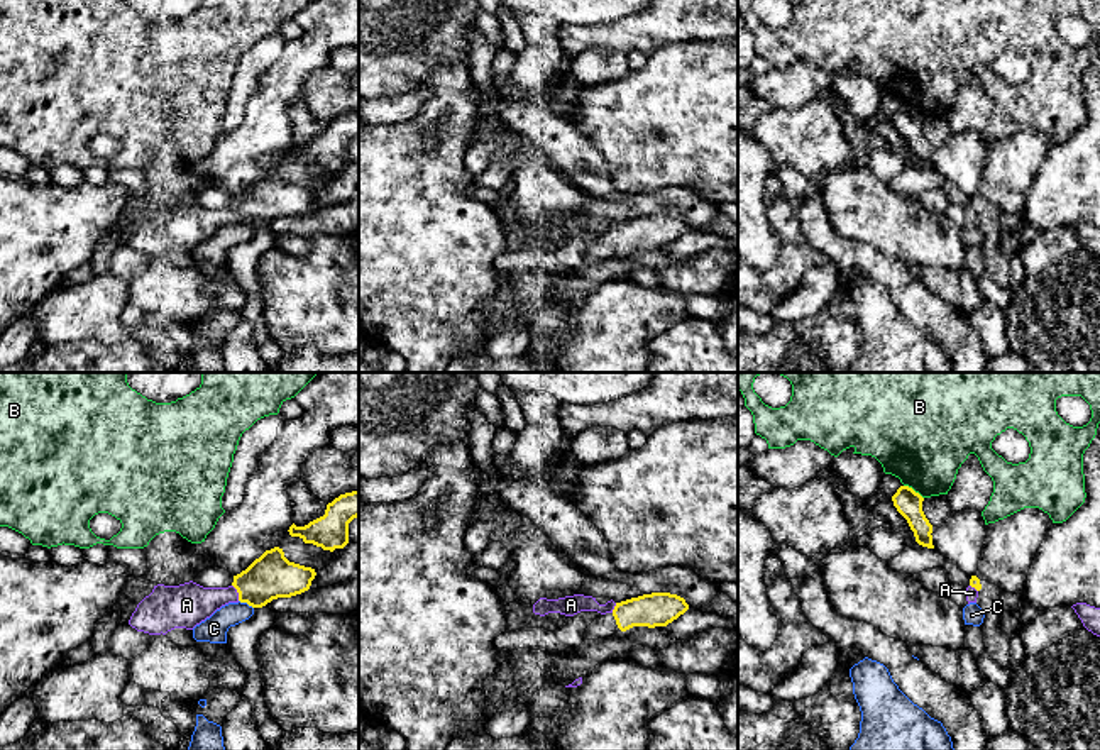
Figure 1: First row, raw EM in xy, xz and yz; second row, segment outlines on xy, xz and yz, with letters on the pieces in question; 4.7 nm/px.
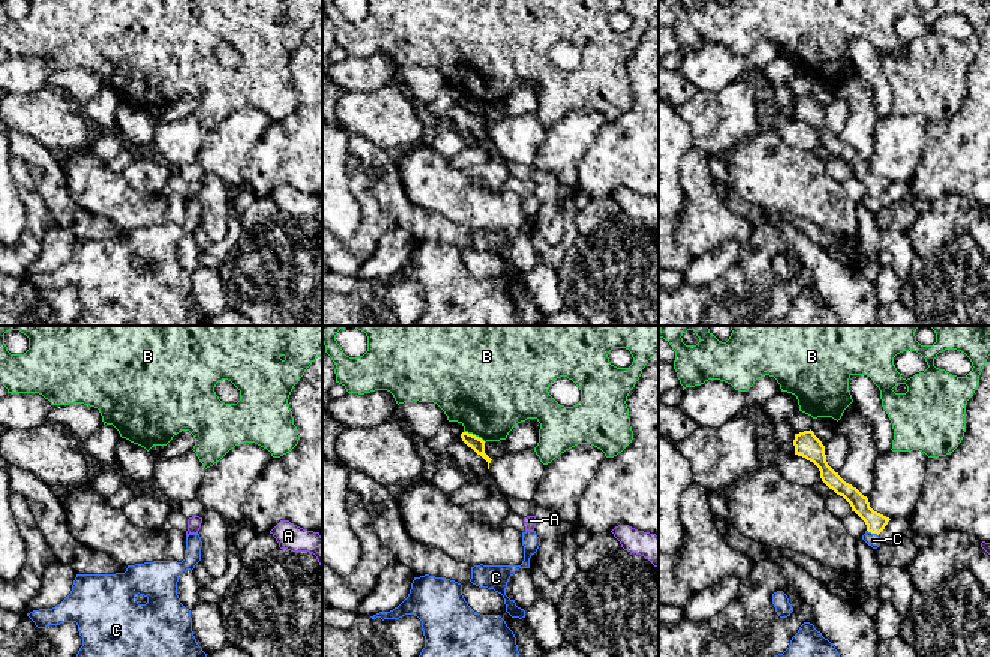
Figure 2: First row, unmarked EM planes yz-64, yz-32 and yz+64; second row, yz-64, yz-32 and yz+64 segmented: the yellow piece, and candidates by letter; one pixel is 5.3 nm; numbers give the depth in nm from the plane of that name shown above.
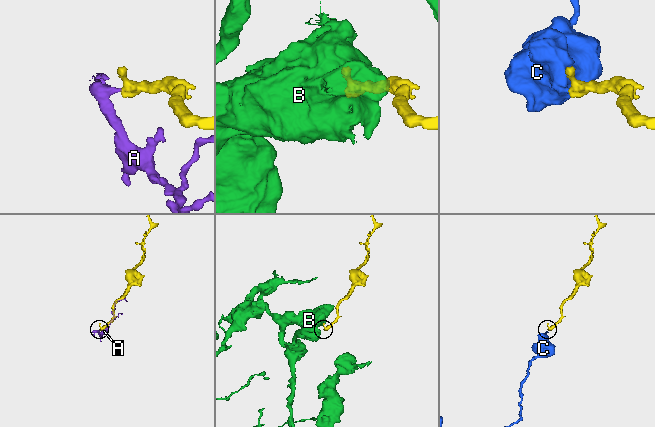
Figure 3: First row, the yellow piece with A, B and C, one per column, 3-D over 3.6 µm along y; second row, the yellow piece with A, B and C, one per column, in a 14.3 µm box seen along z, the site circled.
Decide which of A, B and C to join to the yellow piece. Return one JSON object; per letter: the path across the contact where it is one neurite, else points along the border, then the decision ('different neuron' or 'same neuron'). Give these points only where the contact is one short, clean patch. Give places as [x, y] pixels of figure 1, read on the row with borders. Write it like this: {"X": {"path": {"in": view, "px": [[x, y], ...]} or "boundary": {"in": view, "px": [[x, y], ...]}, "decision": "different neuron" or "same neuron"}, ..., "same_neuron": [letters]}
{"A": {"boundary": {"in": "xy", "px": [[232, 584], [239, 600]]}, "decision": "different neuron"}, "B": {"boundary": {"in": "yz", "px": [[904, 485], [911, 486], [923, 498]]}, "decision": "different neuron"}, "C": {"boundary": {"in": "xy", "px": [[239, 600], [252, 608]]}, "decision": "different neuron"}, "same_neuron": []}

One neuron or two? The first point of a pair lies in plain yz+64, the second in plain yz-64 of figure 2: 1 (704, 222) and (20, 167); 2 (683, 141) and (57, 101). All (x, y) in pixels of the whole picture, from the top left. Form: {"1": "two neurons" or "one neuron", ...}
{"1": "one neuron", "2": "two neurons"}

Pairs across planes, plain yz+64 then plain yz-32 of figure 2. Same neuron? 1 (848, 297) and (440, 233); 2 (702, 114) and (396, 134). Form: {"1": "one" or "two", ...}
{"1": "one", "2": "one"}

